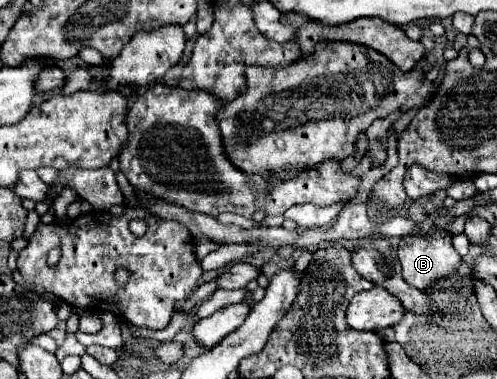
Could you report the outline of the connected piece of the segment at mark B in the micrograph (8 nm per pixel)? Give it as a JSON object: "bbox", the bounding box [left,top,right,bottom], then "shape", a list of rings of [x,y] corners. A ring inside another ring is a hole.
{"bbox":[398,230,462,290],"shape":[[[438,230],[432,238],[426,238],[422,234],[404,236],[402,242],[400,242],[400,246],[398,246],[398,260],[402,264],[402,276],[404,276],[404,280],[412,288],[418,288],[418,290],[430,290],[434,284],[440,284],[446,278],[456,276],[458,268],[460,268],[460,262],[462,262],[462,258],[458,256],[458,252],[454,250],[450,238],[442,230]]]}

